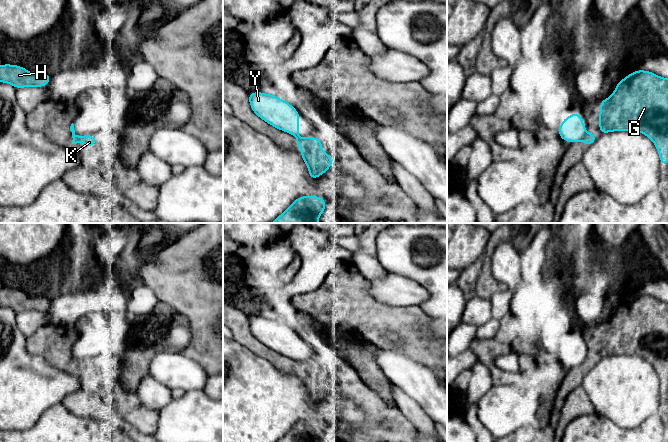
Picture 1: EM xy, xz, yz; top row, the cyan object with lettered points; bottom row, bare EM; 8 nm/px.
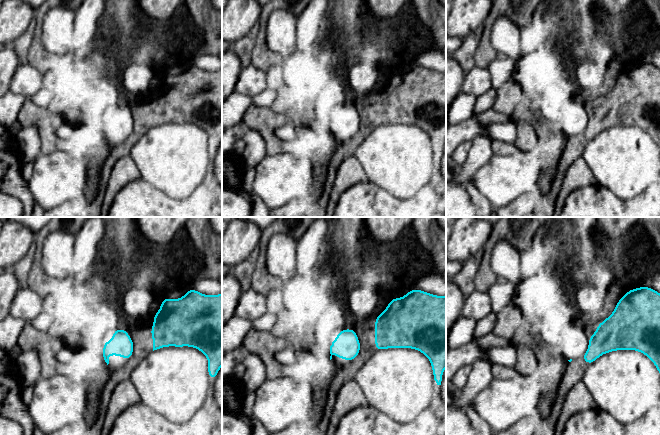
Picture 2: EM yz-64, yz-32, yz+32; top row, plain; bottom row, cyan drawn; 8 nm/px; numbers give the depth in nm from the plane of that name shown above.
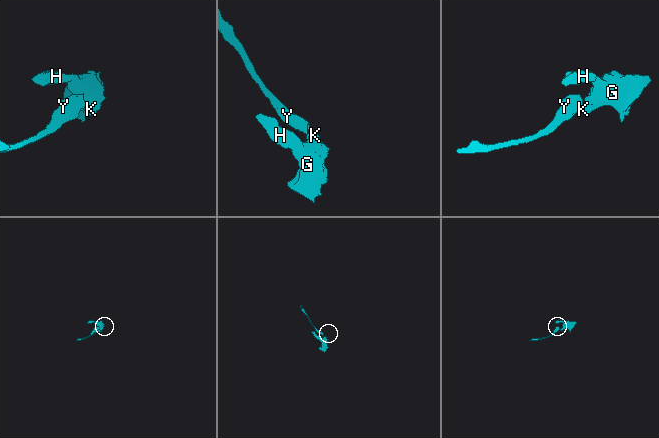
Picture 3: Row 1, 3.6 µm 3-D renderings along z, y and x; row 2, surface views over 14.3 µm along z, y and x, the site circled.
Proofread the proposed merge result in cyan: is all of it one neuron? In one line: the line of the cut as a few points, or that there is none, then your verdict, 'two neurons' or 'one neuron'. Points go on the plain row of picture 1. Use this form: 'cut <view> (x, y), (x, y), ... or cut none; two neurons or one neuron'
cut yz (586, 357), (581, 363); two neurons

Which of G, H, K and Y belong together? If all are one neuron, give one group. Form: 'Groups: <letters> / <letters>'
Groups: G H K / Y

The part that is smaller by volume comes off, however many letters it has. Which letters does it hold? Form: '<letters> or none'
Y

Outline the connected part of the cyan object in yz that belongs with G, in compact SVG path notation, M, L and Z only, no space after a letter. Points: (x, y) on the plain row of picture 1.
M637 294L621 303L612 319L600 325L599 354L601 358L614 355L637 355L655 368L660 389L668 389L668 302L646 294Z

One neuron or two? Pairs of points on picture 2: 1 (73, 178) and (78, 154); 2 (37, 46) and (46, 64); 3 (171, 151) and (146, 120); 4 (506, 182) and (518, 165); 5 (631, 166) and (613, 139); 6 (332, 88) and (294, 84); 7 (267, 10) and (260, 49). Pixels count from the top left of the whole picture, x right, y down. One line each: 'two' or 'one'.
1: two
2: one
3: two
4: one
5: one
6: one
7: one

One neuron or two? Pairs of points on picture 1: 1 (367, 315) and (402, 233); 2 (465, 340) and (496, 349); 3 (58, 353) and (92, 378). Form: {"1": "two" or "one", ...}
{"1": "two", "2": "two", "3": "one"}

